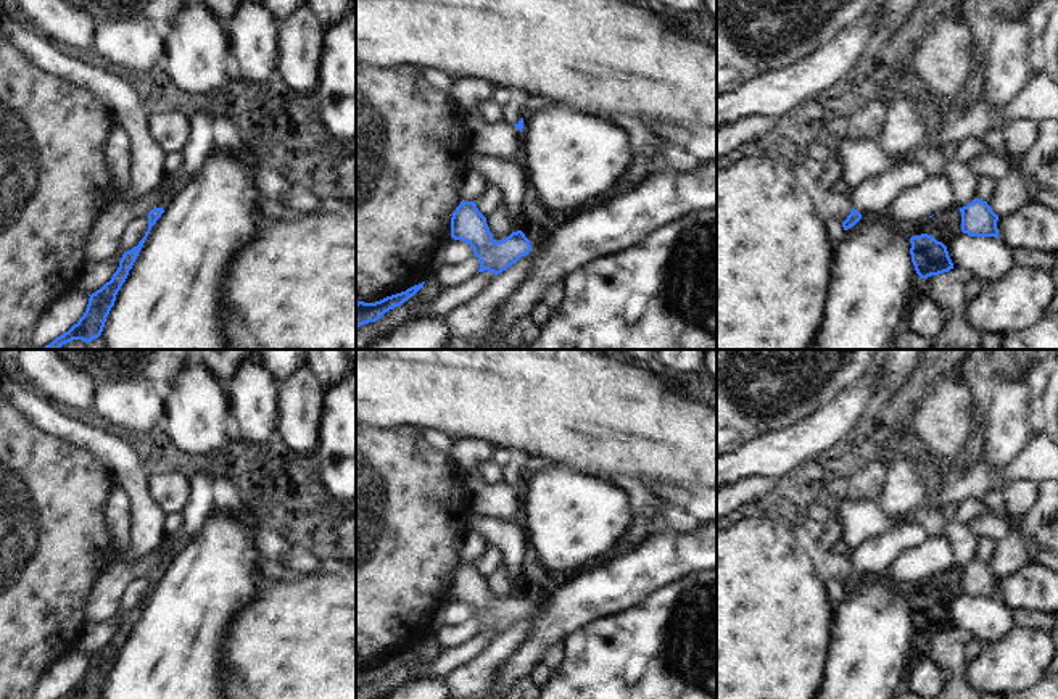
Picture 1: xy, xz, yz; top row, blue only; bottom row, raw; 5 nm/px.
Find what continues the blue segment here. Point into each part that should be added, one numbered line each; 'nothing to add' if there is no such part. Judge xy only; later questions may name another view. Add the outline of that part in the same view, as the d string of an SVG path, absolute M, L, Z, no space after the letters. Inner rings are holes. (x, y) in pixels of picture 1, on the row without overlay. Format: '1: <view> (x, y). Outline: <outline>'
nothing to add.

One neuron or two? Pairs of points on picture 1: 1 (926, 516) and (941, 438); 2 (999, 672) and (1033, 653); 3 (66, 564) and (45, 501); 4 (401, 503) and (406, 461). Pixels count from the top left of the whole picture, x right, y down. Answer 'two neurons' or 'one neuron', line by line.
1: two neurons
2: one neuron
3: one neuron
4: one neuron

